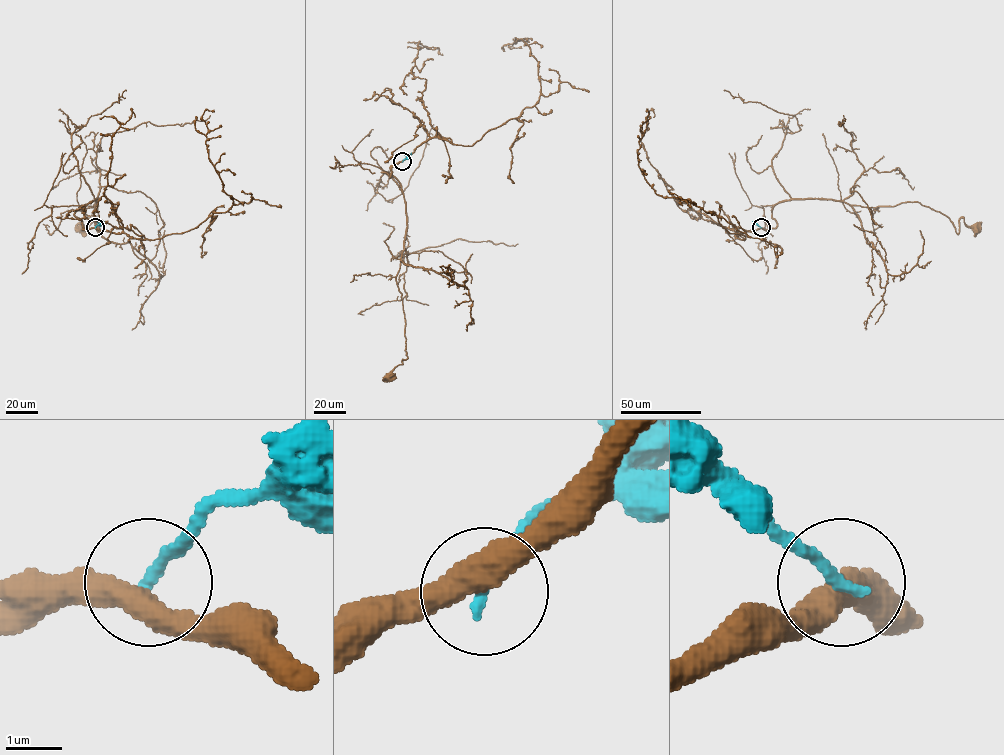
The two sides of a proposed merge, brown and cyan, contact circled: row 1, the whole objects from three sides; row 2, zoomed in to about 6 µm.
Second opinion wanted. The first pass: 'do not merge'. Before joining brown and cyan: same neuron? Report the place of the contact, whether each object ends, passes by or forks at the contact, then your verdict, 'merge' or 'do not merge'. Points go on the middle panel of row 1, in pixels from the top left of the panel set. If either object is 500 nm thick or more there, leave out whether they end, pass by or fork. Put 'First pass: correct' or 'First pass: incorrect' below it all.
(402, 161) | brown passes by | cyan ends | do not merge
First pass: correct

